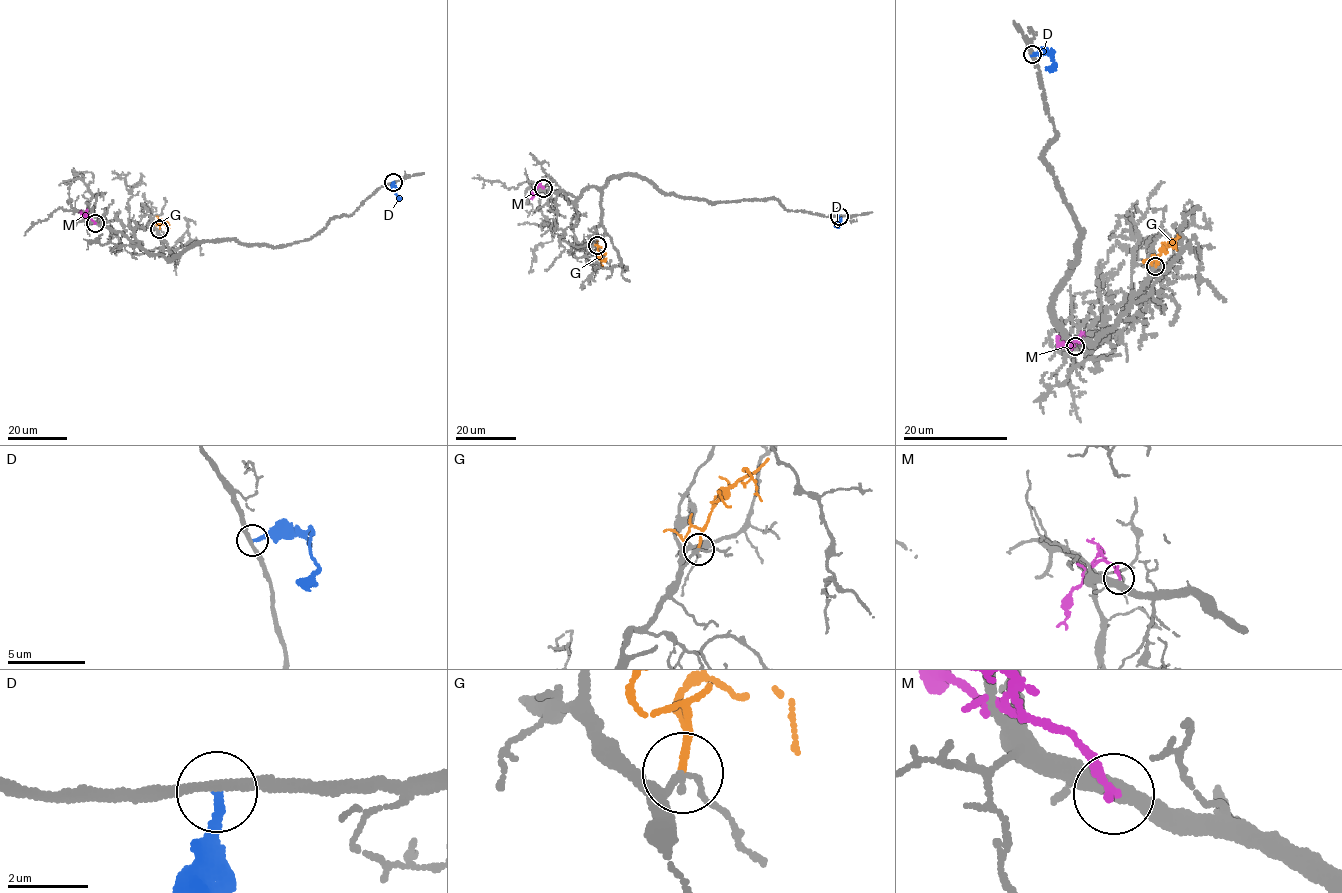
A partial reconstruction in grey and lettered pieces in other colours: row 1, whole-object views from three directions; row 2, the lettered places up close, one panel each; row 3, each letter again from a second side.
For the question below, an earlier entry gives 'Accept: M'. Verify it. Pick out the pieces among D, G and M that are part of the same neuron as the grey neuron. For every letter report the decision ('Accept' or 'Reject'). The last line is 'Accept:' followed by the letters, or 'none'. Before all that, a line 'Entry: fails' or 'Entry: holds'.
Entry: fails
D: Reject
G: Accept
M: Reject
Accept: G

